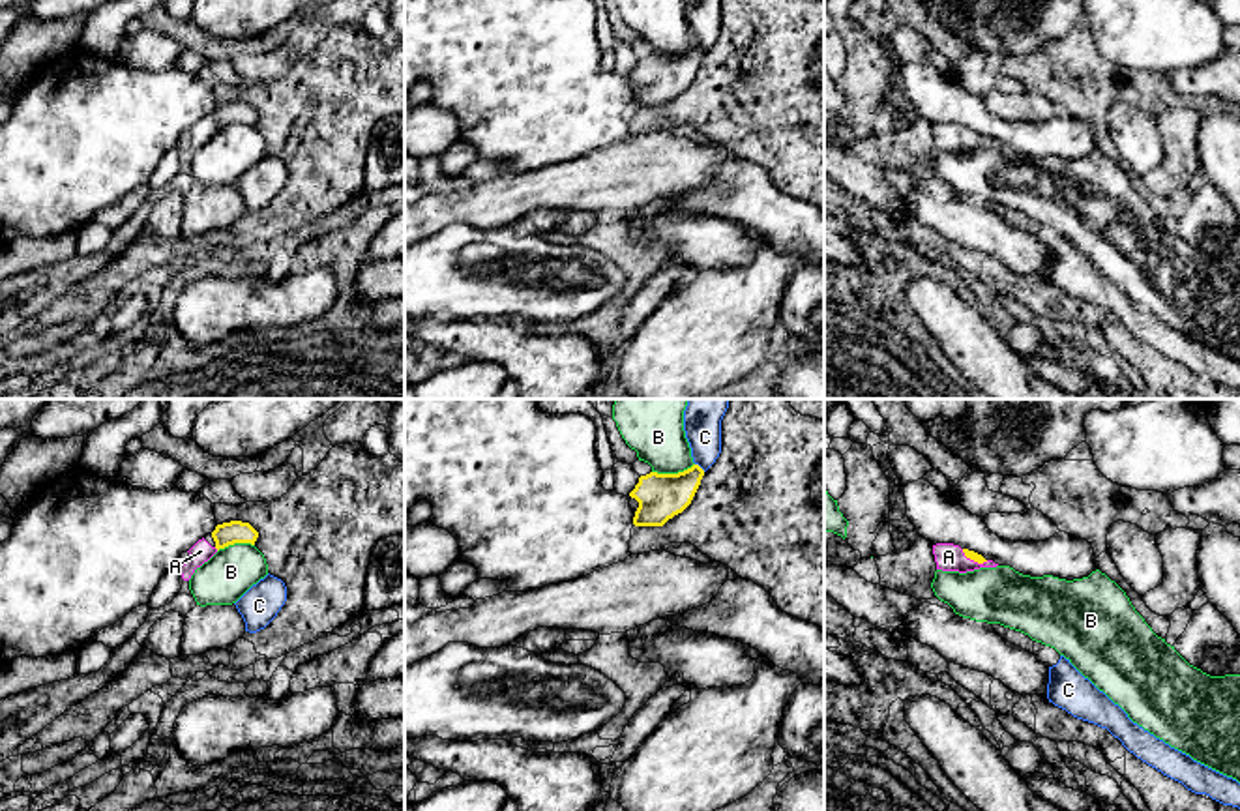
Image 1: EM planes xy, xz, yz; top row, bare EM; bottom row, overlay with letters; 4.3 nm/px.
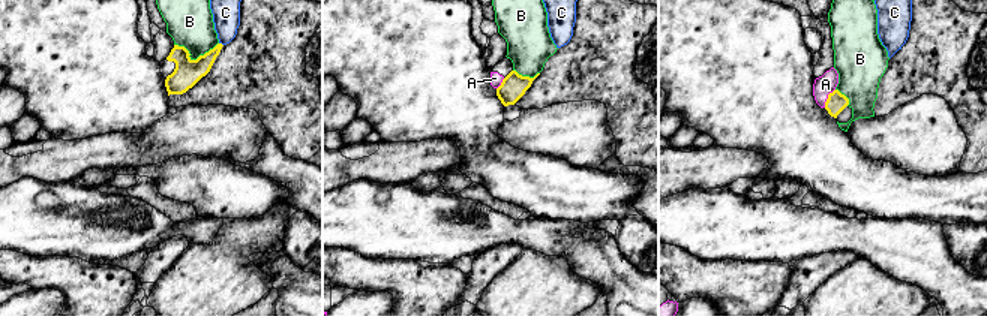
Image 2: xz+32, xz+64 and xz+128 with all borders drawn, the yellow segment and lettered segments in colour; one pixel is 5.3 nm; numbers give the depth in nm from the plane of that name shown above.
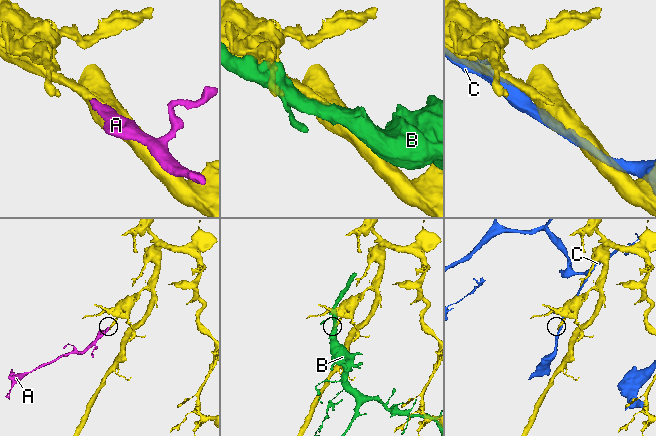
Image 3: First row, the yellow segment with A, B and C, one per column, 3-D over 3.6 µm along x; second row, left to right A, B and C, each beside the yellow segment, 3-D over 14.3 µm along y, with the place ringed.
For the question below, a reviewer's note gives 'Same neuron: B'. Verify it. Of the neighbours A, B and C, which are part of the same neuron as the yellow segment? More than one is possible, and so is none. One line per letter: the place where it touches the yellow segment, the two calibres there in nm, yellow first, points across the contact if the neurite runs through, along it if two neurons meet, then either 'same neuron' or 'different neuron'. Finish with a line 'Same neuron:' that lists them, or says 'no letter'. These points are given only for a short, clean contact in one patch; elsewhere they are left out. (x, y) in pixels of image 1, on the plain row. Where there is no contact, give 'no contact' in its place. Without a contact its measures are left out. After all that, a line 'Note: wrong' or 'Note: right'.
A: contact yz (974, 141); calibres 40 and 120 nm; way yz (971, 135), (974, 141), (948, 137); same neuron
B: contact xz (673, 55); calibres 200 and 200 nm; different neuron
C: contact xz (699, 47); calibres 200 and 140 nm; different neuron
Same neuron: A
Note: wrong

